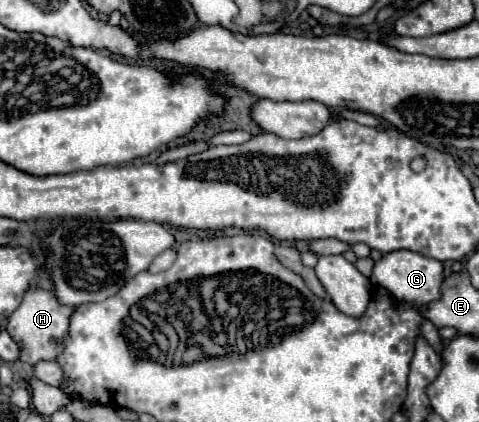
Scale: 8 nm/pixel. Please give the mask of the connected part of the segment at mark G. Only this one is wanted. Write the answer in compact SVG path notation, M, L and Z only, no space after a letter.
M392 251L382 255L374 267L370 281L386 291L390 291L398 301L410 301L410 303L430 303L440 297L438 287L442 279L442 263L438 259L424 257L416 251Z

